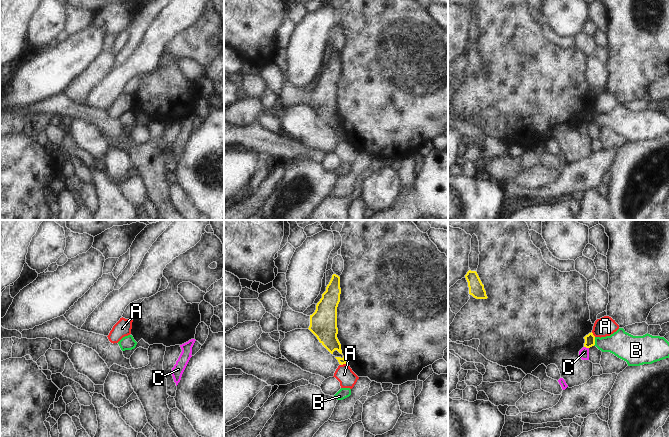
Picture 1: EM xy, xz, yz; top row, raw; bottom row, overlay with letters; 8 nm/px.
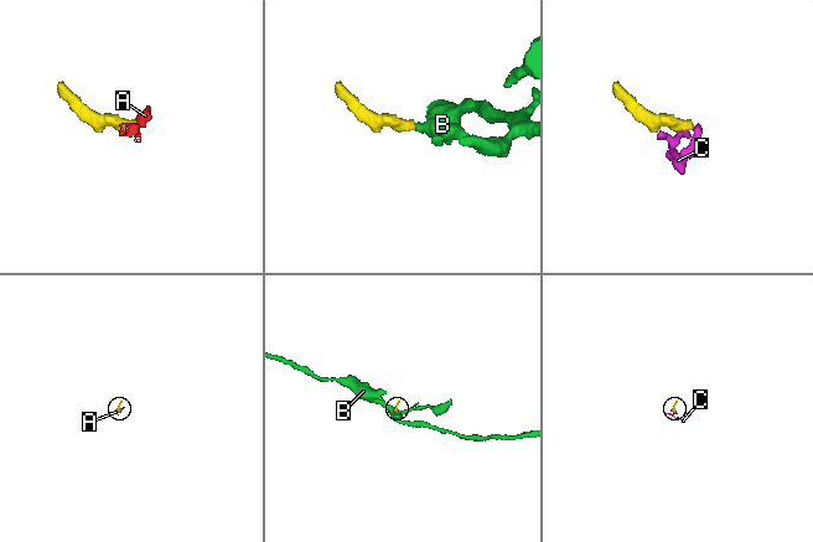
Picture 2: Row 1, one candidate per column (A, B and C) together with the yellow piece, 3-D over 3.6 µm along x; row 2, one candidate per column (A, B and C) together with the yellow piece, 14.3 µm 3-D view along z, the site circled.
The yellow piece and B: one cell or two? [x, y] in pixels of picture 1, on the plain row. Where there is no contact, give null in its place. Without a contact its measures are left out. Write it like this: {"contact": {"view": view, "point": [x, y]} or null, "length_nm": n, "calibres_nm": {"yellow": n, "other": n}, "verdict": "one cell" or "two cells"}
{"contact": {"view": "yz", "point": [594, 117]}, "length_nm": 70, "calibres_nm": {"yellow": 80, "other": 200}, "verdict": "two cells"}

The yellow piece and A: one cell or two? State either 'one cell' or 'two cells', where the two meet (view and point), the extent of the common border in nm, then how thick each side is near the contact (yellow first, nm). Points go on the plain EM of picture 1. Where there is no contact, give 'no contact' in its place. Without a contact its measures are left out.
two cells; contact yz (592, 110); length 50 nm; calibres 80 and 160 nm

